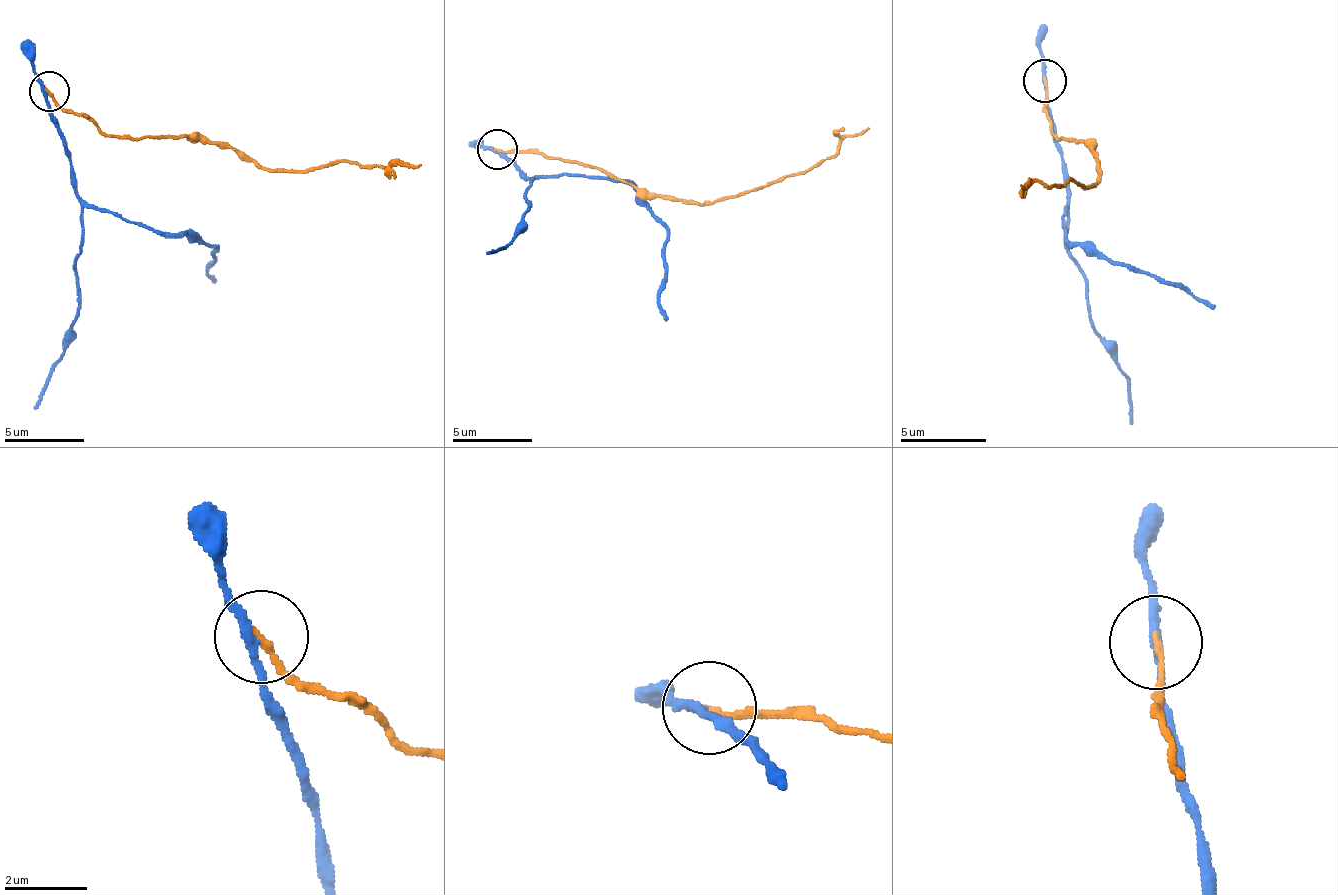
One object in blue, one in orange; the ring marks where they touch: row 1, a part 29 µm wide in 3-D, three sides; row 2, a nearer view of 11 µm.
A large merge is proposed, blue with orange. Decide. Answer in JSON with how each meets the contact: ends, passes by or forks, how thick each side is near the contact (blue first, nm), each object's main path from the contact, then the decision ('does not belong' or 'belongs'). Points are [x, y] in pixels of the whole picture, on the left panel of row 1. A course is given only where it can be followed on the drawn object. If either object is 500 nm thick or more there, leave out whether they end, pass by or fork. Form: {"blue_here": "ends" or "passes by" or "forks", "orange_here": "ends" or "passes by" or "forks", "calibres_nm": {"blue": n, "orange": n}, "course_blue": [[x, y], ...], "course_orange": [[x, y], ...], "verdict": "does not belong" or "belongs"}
{"blue_here": "passes by", "orange_here": "ends", "calibres_nm": {"blue": 200, "orange": 140}, "course_blue": [[48, 92], [48, 116], [76, 191], [132, 223], [192, 233], [216, 247], [207, 267], [215, 281]], "course_orange": [[48, 92], [108, 136], [200, 137], [260, 165], [308, 169], [422, 166]], "verdict": "does not belong"}

